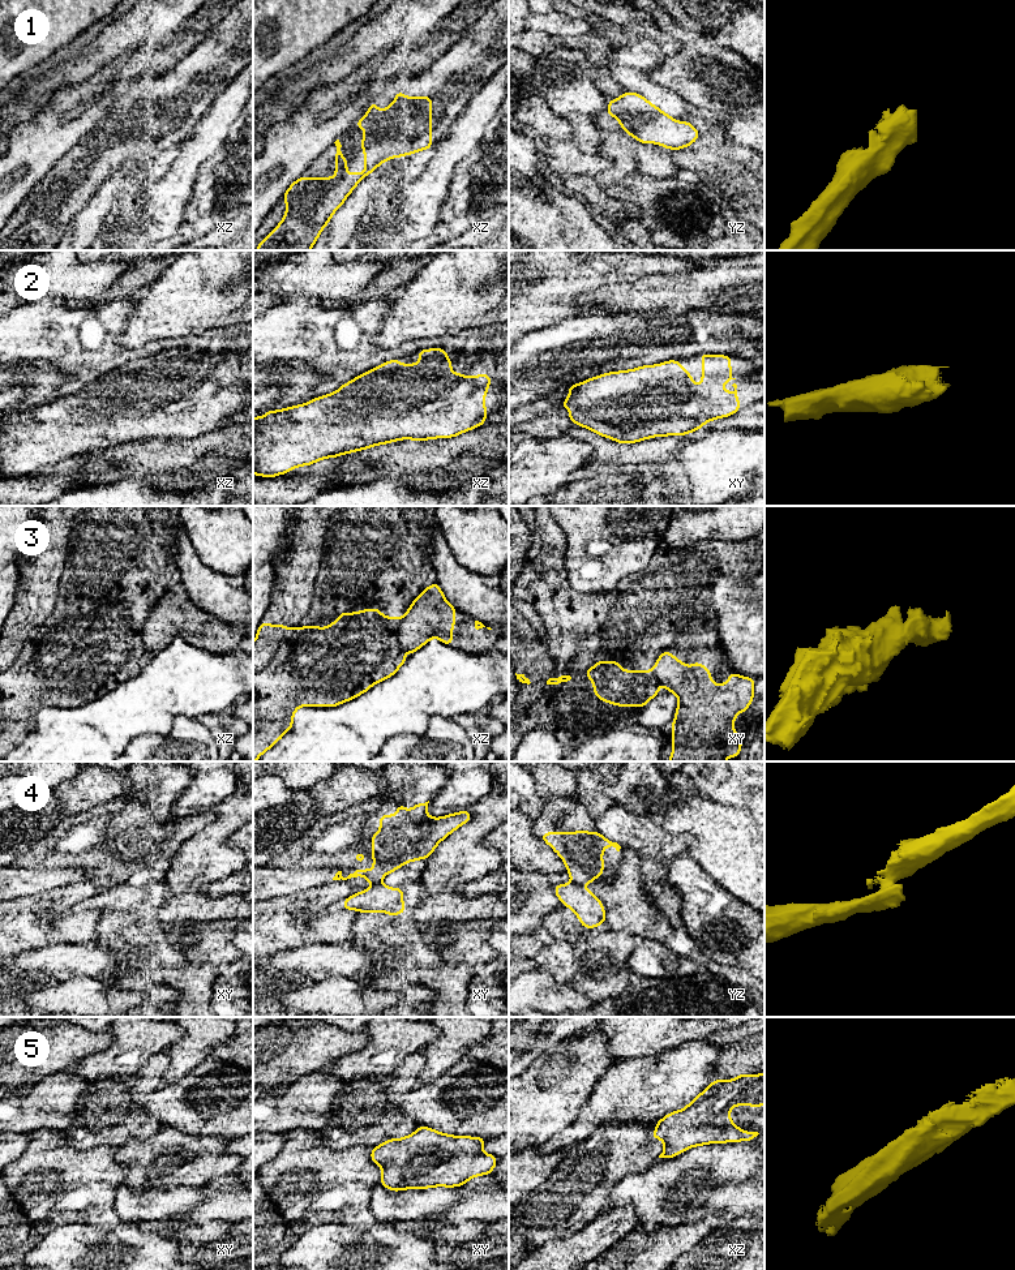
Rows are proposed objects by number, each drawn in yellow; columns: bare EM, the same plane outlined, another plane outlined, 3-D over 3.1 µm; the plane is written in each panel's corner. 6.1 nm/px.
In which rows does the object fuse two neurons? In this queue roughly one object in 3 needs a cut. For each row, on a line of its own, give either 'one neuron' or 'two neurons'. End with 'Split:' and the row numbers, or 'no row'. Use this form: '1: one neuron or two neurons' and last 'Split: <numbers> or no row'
1: one neuron
2: one neuron
3: two neurons
4: two neurons
5: one neuron
Split: 3, 4

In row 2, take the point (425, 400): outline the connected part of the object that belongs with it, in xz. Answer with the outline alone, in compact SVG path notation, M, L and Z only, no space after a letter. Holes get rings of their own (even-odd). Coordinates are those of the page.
M445 349L419 351L417 364L386 361L337 391L308 403L253 417L253 475L275 477L326 458L401 439L451 438L483 425L489 374L466 377L451 372Z

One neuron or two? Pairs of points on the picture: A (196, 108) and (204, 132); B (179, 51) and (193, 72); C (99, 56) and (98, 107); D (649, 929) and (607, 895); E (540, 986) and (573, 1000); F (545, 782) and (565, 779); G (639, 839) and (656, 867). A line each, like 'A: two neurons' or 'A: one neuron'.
A: two neurons
B: two neurons
C: two neurons
D: one neuron
E: one neuron
F: one neuron
G: two neurons

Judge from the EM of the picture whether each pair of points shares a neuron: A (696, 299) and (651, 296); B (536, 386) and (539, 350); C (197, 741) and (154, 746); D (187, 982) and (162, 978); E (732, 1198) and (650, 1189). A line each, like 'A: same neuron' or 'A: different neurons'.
A: same neuron
B: same neuron
C: same neuron
D: same neuron
E: different neurons

